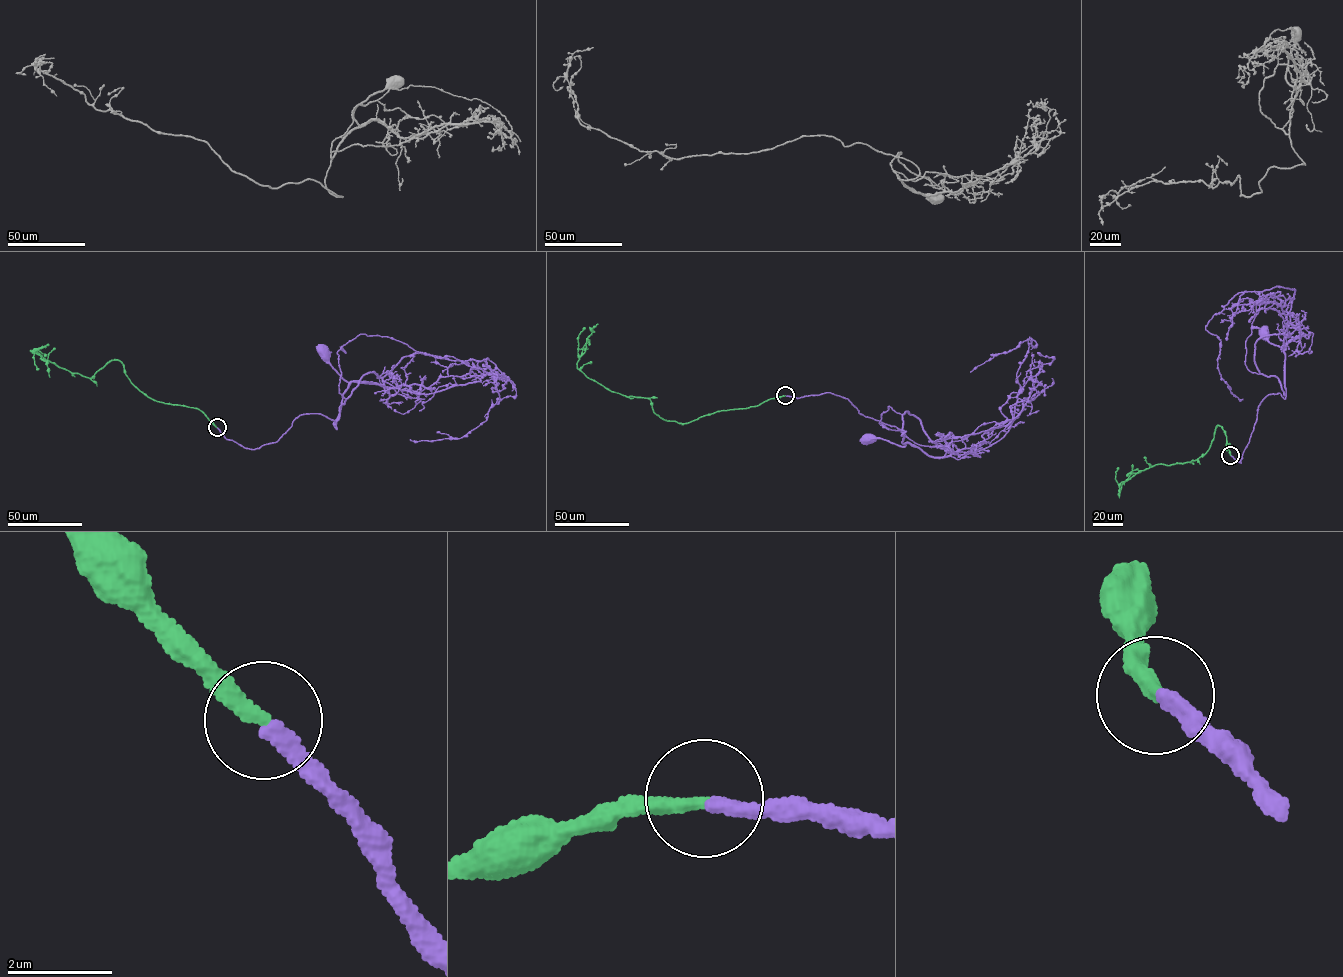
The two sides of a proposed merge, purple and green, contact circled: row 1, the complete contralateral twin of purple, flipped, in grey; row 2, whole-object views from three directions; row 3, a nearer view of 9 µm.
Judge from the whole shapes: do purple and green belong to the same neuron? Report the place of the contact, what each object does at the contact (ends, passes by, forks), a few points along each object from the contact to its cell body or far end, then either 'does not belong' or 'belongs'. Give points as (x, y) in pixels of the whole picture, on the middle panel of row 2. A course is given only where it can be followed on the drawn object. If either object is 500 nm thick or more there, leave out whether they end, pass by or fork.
at (785, 395); purple ends there; green ends there; purple runs (785, 395), (797, 398), (832, 393), (847, 398), (858, 412), (906, 431), (901, 435), (904, 446), (870, 438); green runs (785, 395), (683, 424), (665, 420), (649, 399), (612, 392), (578, 369), (589, 327), (594, 332); belongs

